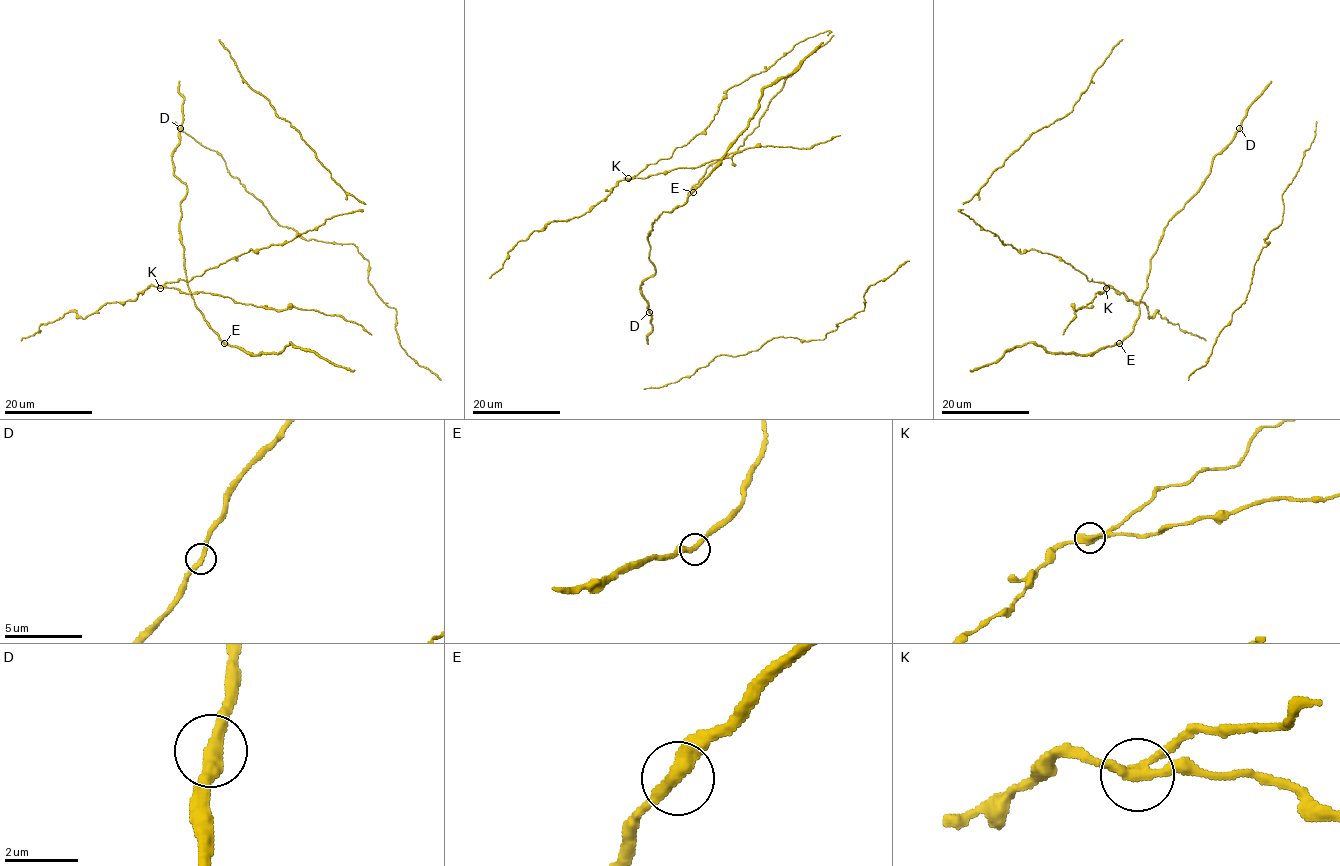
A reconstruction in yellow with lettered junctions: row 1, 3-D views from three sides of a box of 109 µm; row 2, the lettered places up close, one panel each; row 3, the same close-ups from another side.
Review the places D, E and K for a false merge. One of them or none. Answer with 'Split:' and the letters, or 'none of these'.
Split: K

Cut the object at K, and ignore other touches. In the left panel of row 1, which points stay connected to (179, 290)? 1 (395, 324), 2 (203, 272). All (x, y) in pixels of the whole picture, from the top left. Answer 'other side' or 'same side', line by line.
1: other side
2: other side

